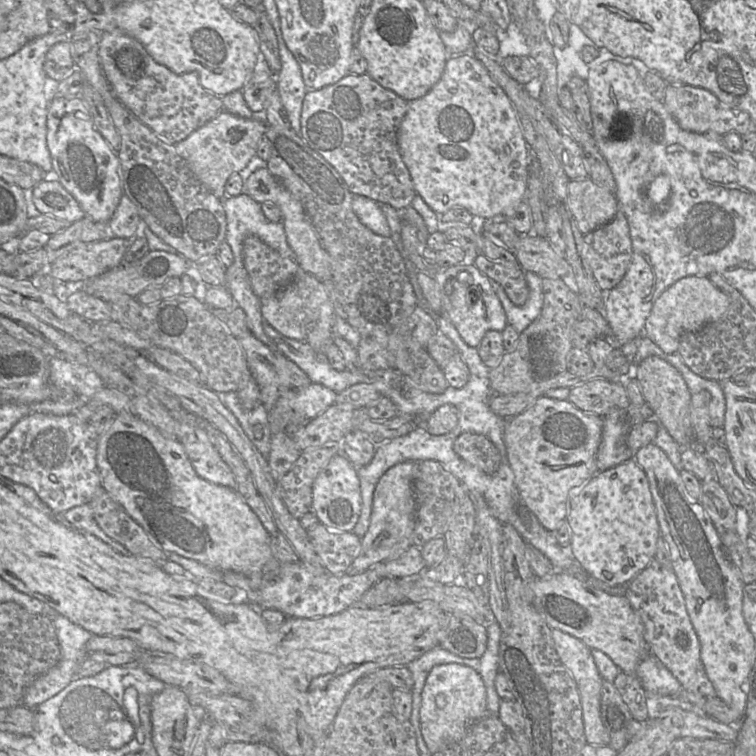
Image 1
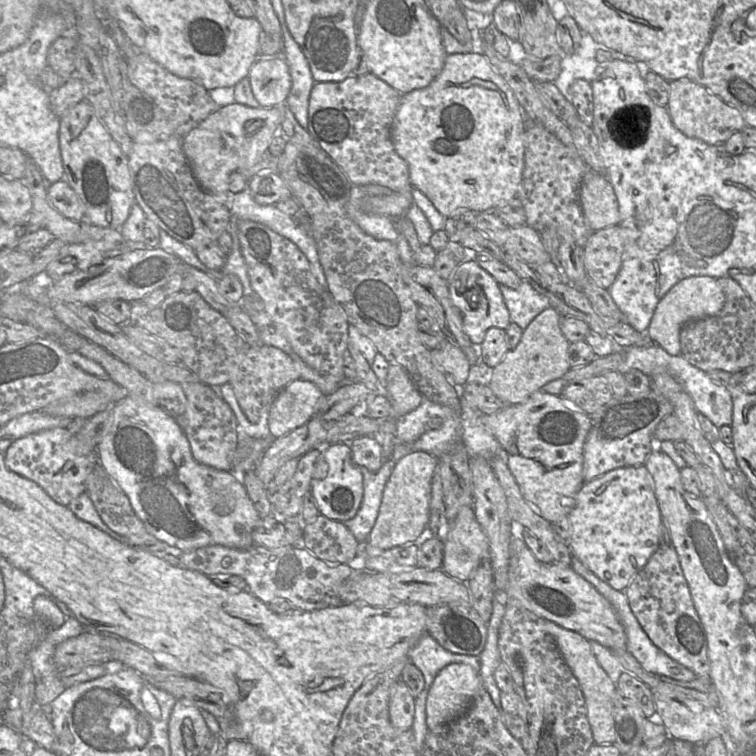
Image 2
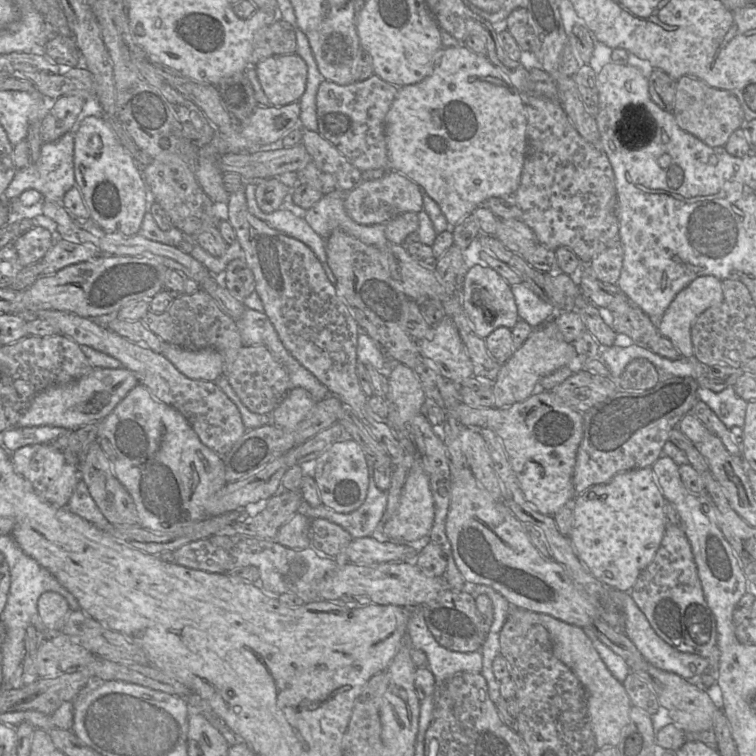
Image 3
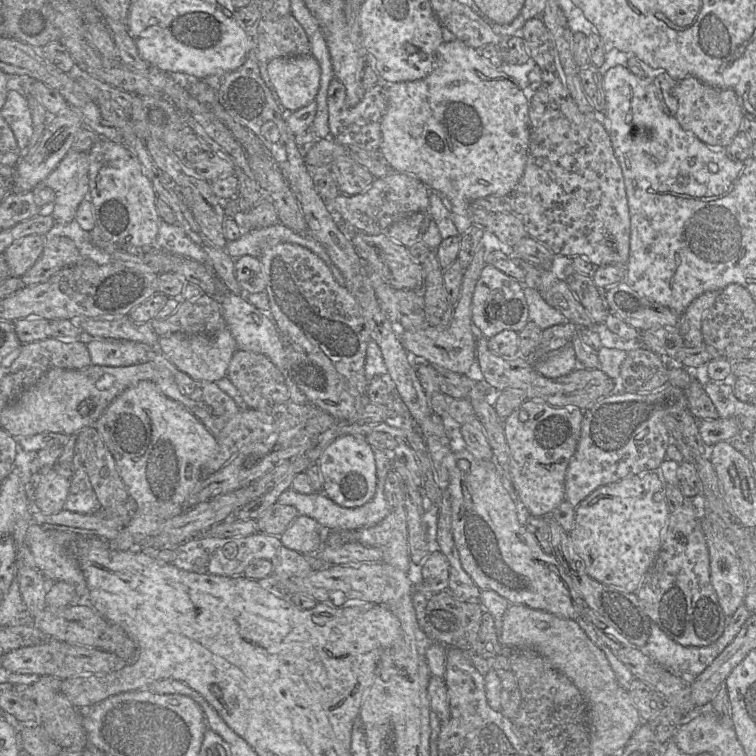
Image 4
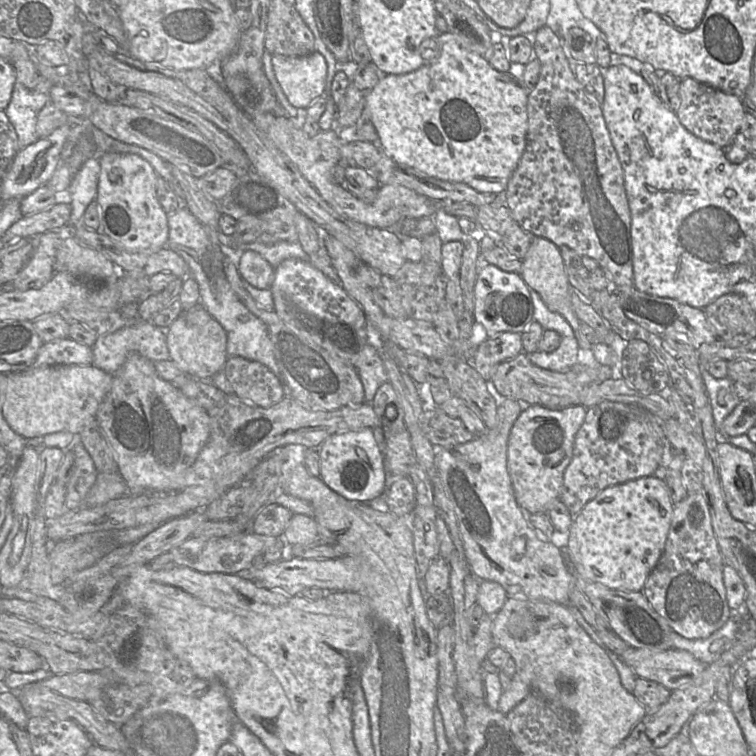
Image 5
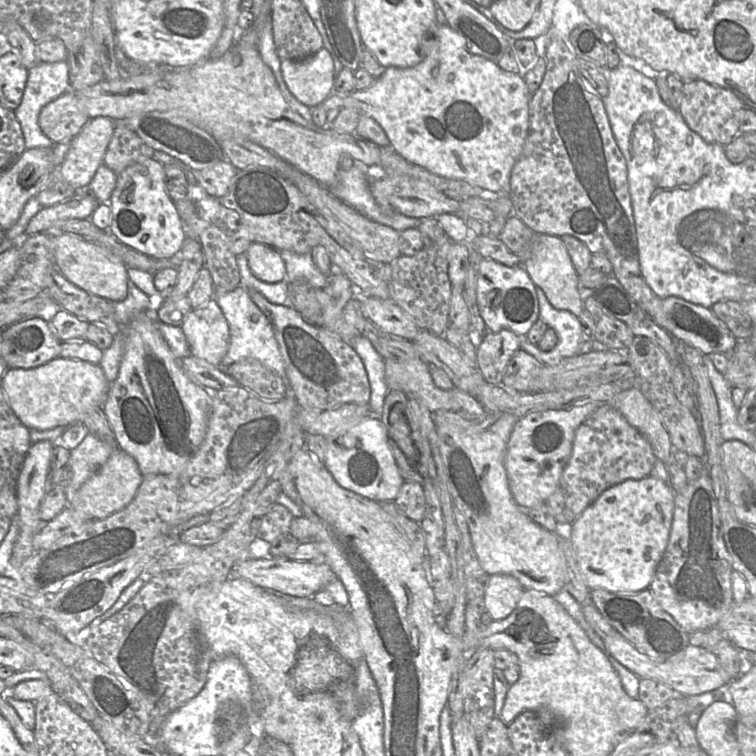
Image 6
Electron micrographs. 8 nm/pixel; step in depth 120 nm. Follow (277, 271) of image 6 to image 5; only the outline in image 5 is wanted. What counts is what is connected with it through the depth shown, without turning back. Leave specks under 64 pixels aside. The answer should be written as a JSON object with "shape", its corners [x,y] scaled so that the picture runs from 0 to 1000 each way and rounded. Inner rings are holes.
{"shape":[[[335,331],[315,339],[313,357],[324,372],[343,382],[357,381],[362,370],[362,353]]]}

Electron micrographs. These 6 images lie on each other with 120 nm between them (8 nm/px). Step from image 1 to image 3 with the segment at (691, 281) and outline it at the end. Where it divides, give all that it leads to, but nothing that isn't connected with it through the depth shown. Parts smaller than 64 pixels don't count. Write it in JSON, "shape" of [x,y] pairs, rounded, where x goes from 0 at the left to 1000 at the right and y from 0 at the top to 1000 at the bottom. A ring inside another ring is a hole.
{"shape":[[[944,365],[917,370],[890,396],[877,415],[870,439],[885,448],[902,472],[917,470],[914,431],[919,422],[956,397],[954,372]]]}

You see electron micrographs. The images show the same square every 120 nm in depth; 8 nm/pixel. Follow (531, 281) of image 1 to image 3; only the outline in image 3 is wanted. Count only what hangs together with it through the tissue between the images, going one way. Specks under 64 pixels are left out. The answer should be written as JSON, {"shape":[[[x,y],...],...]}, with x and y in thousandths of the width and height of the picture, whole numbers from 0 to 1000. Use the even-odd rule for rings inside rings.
{"shape":[[[693,373],[676,378],[685,409],[687,421],[696,425],[706,435],[716,433],[737,414],[735,406],[720,398]]]}

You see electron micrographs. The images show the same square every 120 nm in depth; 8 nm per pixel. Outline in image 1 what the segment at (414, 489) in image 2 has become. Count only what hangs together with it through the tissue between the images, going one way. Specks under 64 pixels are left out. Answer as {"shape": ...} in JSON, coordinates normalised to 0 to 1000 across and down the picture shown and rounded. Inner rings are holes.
{"shape":[[[536,610],[513,620],[501,634],[493,653],[488,698],[478,713],[476,730],[458,755],[459,759],[474,759],[495,746],[525,738],[545,722],[550,672],[545,638],[550,618],[552,611]]]}

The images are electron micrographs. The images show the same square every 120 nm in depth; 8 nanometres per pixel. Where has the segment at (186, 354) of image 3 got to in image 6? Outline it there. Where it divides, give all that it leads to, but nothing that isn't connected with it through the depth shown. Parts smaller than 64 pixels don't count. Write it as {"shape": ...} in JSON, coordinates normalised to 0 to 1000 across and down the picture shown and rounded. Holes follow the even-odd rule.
{"shape":[[[284,396],[250,411],[238,431],[251,467],[290,484],[303,456],[303,431]]]}

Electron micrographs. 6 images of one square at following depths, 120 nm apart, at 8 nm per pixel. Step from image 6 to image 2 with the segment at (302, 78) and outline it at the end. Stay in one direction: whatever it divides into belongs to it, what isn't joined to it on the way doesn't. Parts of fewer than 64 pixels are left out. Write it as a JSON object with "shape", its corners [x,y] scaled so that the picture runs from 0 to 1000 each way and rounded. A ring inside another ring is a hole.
{"shape":[[[374,75],[341,78],[327,101],[343,143],[368,142],[378,136],[386,104],[382,87]]]}

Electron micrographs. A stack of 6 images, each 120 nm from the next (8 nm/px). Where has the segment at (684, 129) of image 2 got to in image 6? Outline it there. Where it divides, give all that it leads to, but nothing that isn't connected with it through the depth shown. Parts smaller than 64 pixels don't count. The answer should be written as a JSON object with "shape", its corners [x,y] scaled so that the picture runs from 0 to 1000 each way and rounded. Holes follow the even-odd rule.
{"shape":[[[903,104],[897,149],[909,168],[933,188],[954,193],[964,190],[979,177],[984,135],[968,120],[931,106]]]}

